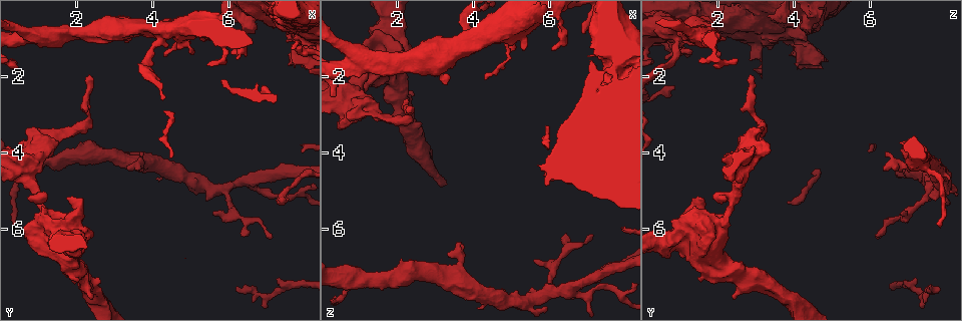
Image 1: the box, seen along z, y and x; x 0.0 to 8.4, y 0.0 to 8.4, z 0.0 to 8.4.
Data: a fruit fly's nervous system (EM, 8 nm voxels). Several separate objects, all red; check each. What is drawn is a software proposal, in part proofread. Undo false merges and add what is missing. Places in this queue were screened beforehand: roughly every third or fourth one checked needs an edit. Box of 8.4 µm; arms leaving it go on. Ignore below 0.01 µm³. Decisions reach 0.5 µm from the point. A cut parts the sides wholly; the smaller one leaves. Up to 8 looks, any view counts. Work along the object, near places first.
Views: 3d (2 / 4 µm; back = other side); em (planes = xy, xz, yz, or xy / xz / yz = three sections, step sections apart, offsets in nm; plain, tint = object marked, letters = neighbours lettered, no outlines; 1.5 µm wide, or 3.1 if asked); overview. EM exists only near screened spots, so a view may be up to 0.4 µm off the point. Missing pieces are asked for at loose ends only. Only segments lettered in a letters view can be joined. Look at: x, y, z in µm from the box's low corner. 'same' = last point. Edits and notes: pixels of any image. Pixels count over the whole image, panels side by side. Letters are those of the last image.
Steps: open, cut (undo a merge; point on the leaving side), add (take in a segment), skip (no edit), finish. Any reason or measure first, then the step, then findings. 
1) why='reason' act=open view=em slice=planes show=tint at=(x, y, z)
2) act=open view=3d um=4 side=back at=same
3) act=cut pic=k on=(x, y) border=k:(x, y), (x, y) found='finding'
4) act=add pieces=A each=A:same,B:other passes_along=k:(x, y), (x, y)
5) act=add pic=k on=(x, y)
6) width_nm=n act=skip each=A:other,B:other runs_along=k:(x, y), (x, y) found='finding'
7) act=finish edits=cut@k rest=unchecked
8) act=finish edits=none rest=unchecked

why='branch stops here' act=open view=em slice=planes show=letters at=(4.25, 1.45, 2.00)

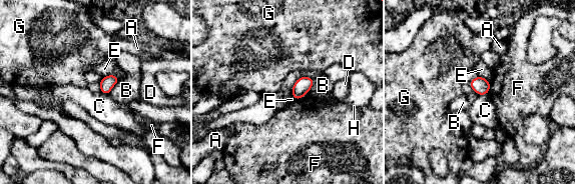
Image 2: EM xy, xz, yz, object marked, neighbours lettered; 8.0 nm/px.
width_nm=110 act=skip each=A:other,B:other,C:other,D:other,E:other,F:other,G:other,H:other border=2:(487, 93), (478, 95) found='none of them fits'

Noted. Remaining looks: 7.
why='free end' act=open view=em slice=planes show=letters at=(2.40, 2.05, 2.90)

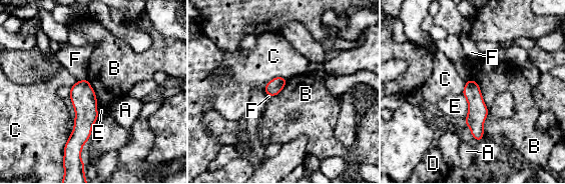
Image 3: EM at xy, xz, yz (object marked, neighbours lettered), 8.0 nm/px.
act=skip each=A:other,B:other,C:other,D:other,E:other,F:other runs_along=3:(85, 82), (84, 122), (76, 146) found='none of them fits'

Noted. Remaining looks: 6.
why='an open end' act=open view=3d um=2 at=(5.60, 5.55, 6.80)

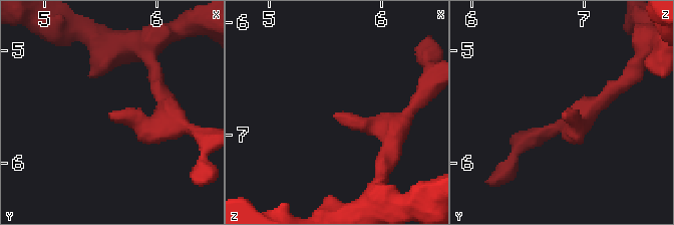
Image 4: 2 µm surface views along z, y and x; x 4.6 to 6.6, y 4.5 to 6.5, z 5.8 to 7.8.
act=open view=em slice=xz step=8 show=letters at=(5.58, 5.56, 6.84)

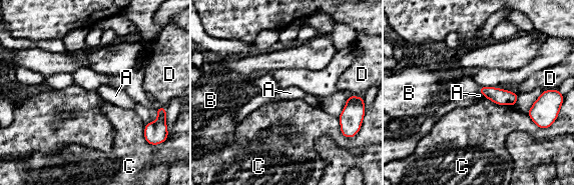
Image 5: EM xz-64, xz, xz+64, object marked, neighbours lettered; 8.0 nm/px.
why='another direction' act=open view=em slice=planes show=letters at=same

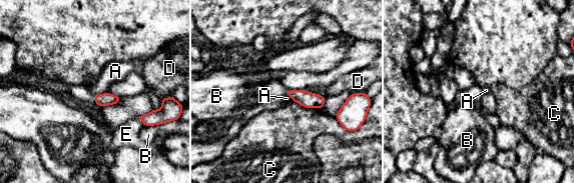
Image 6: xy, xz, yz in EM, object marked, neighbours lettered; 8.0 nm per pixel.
act=skip each=A:other,B:other,C:other,D:other,E:other found='none of them fits'

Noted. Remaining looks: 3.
act=finish edits=none rest=unchecked

